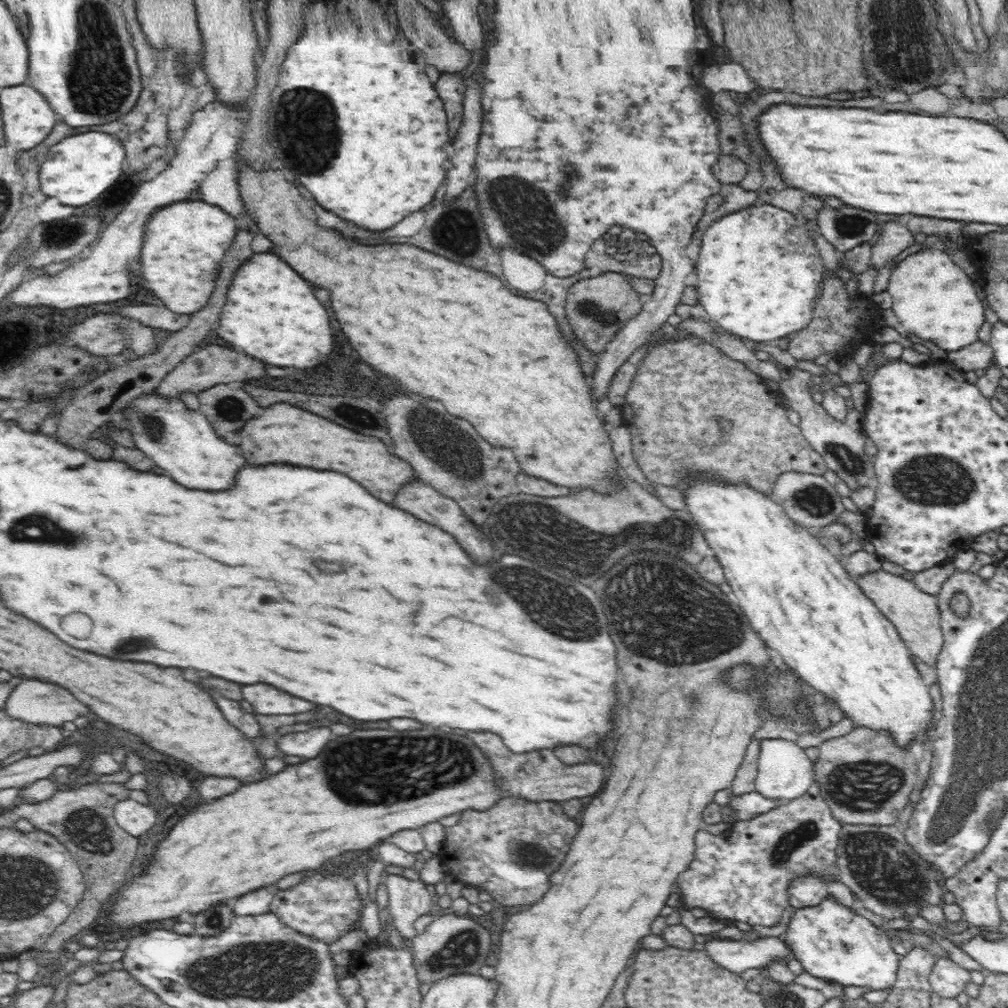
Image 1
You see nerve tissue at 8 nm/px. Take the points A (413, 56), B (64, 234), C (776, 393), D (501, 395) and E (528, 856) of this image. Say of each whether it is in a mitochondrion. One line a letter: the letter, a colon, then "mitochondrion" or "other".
A: other
B: mitochondrion
C: other
D: other
E: mitochondrion

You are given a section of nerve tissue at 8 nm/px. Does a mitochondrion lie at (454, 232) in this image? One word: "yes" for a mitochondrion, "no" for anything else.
yes

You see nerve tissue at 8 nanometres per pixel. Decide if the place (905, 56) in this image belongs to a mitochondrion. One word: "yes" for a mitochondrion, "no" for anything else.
yes

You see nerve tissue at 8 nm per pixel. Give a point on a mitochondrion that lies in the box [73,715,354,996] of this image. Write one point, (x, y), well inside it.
(213, 923)

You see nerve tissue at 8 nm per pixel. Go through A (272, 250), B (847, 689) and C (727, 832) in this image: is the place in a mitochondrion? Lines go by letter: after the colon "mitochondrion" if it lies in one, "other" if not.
A: other
B: other
C: other

